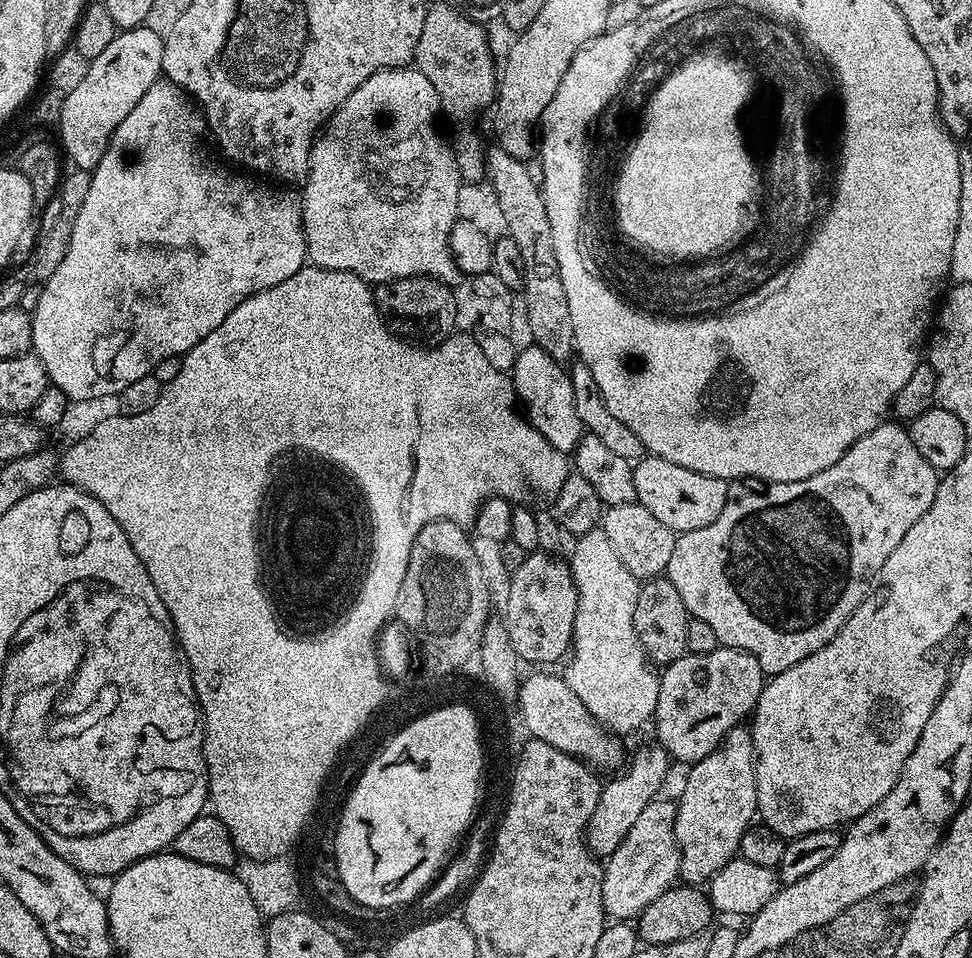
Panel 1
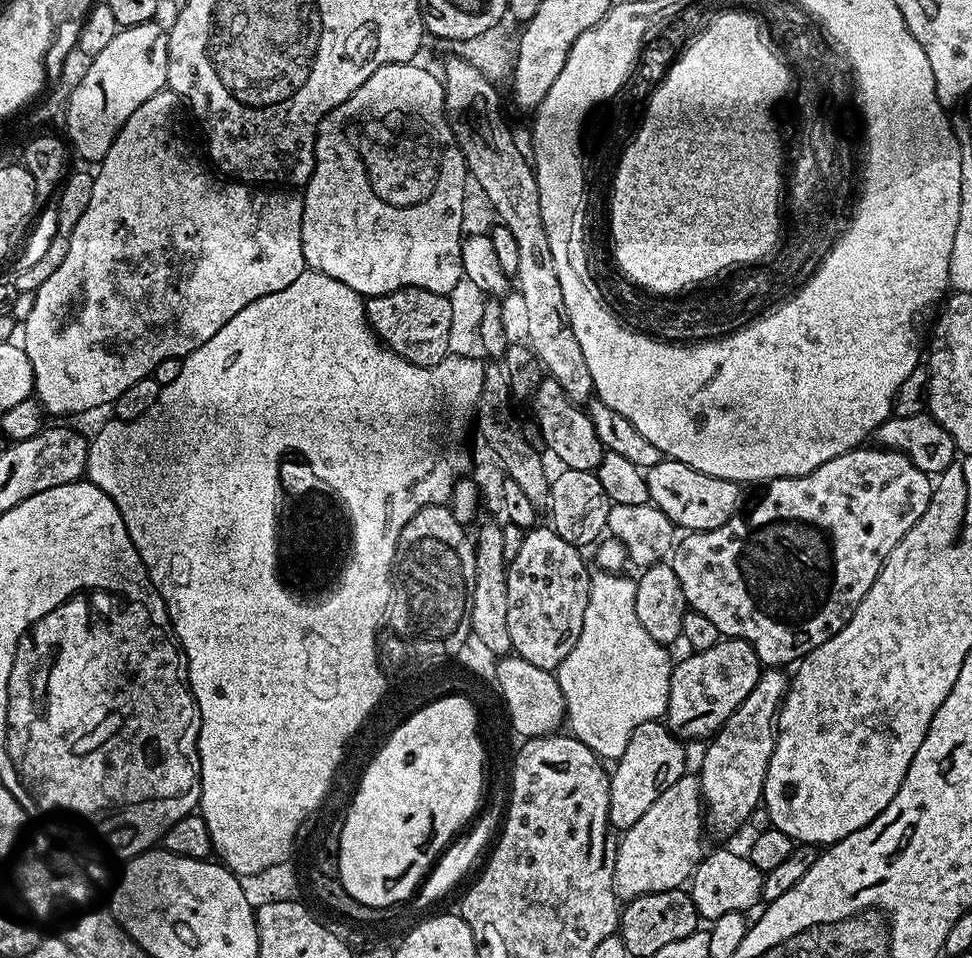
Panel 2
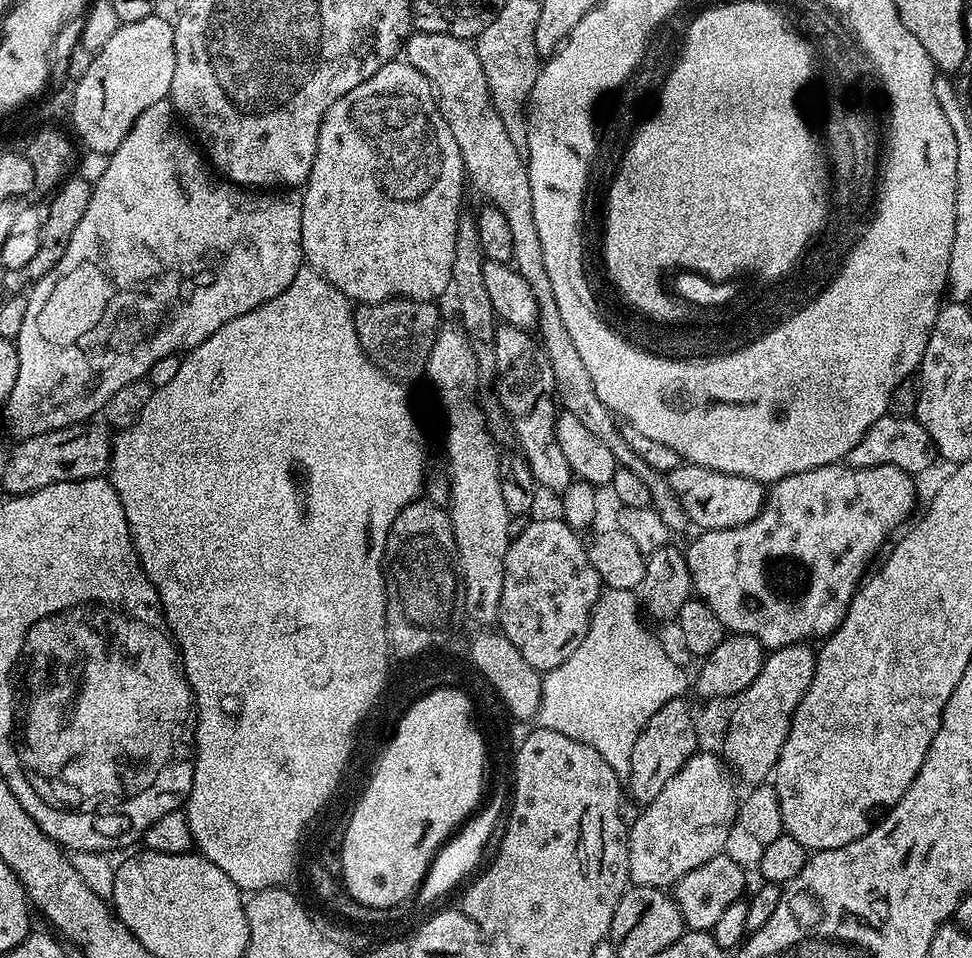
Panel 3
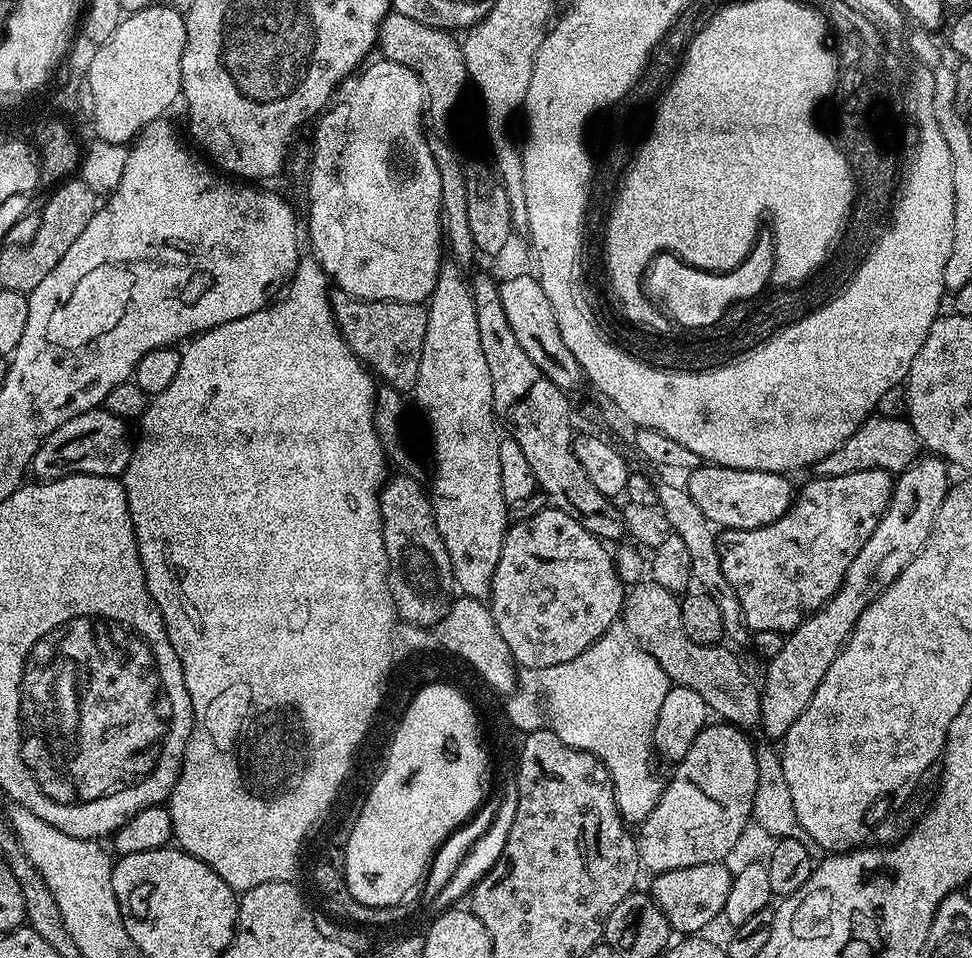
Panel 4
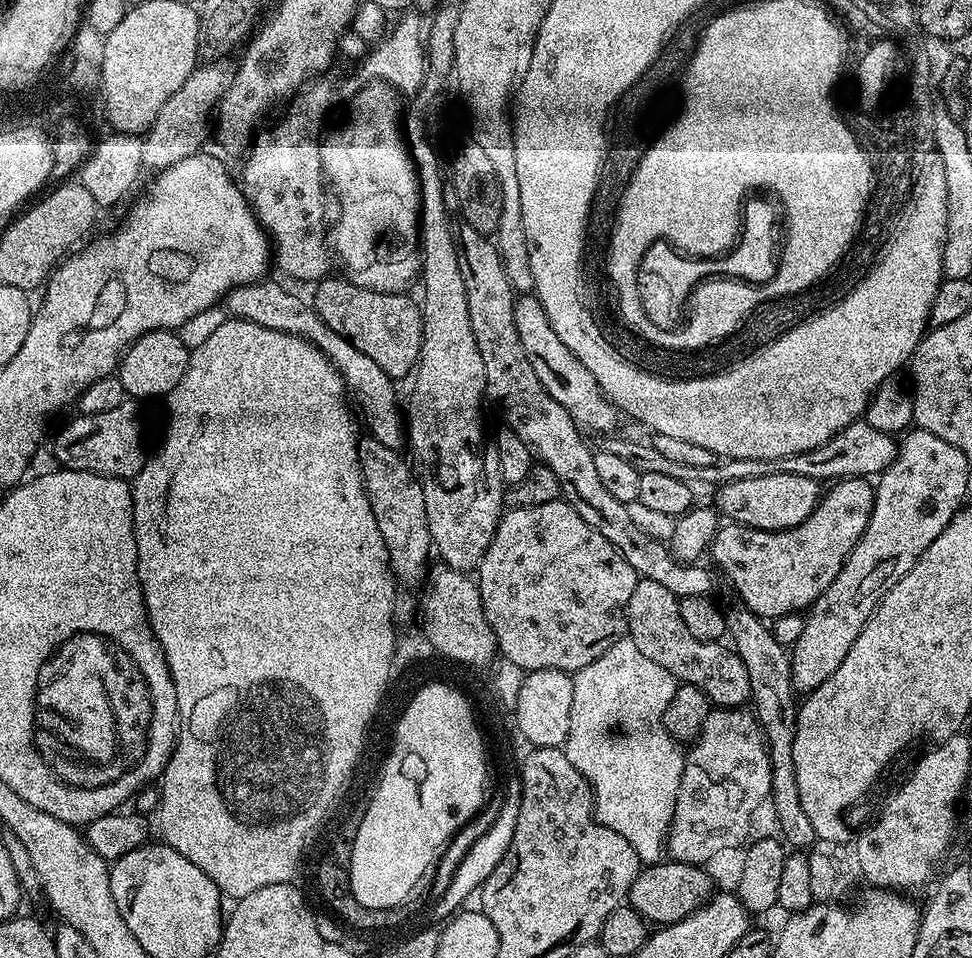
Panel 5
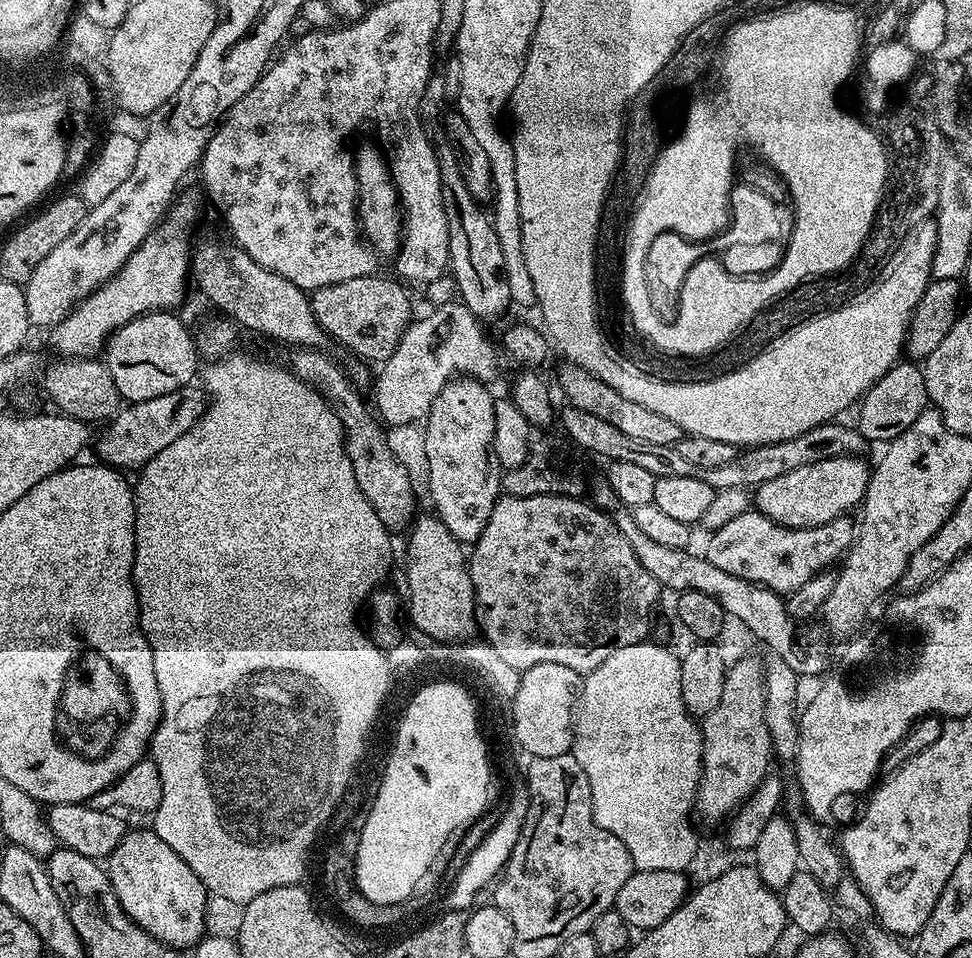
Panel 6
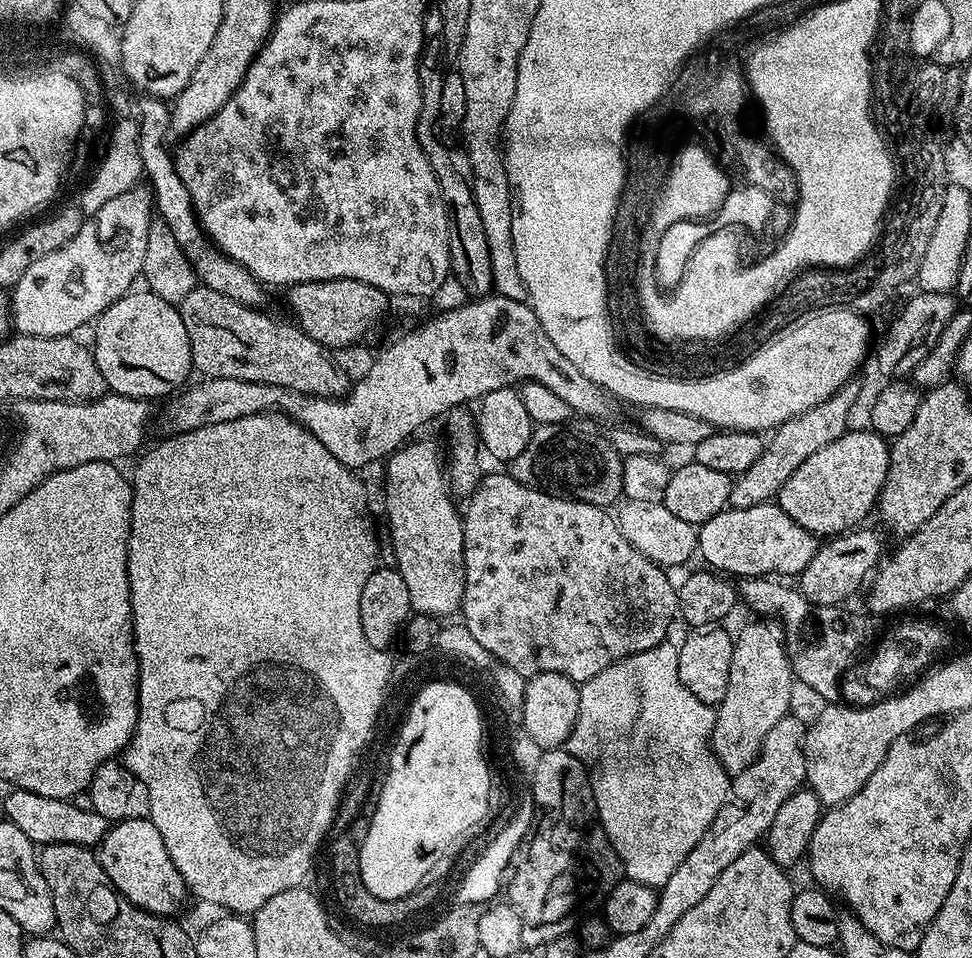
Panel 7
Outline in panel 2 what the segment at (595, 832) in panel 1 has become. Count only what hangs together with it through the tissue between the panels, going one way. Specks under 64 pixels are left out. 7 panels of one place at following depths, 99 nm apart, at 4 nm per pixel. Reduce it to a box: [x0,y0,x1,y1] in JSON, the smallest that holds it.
[608,720,688,830]

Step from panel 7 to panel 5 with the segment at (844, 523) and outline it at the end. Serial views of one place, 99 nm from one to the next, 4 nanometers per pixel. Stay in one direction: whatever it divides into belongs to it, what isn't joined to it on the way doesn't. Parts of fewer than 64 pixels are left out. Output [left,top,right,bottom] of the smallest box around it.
[714,472,822,532]

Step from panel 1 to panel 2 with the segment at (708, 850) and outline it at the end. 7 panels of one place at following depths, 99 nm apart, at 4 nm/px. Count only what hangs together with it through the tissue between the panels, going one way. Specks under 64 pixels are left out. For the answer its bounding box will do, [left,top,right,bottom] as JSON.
[698,666,789,838]

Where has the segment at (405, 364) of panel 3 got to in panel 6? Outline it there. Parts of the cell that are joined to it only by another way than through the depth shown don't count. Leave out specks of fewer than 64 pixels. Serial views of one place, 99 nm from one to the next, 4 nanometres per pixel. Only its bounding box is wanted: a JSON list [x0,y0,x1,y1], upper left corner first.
[311,274,414,362]

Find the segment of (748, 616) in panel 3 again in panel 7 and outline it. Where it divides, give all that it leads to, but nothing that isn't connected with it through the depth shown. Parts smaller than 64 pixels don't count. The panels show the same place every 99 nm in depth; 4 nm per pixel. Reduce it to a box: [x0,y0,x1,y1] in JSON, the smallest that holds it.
[698,502,817,578]

